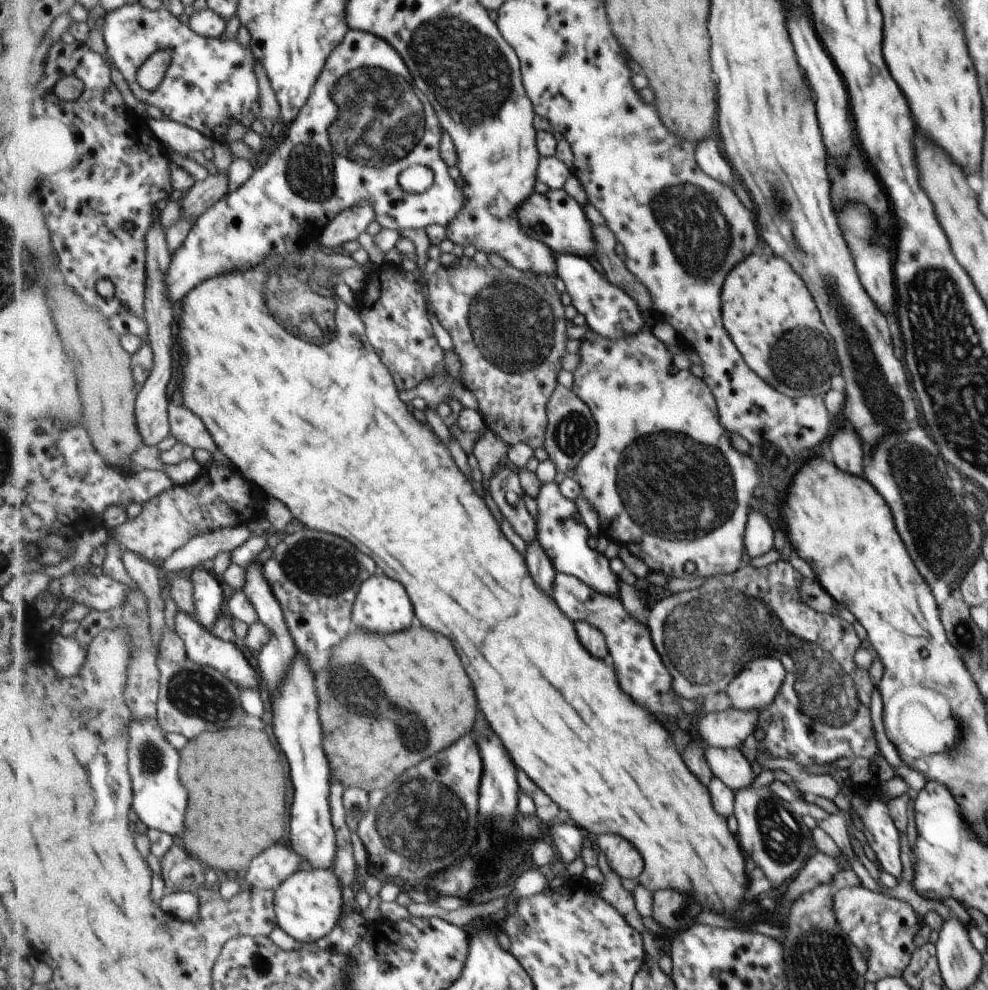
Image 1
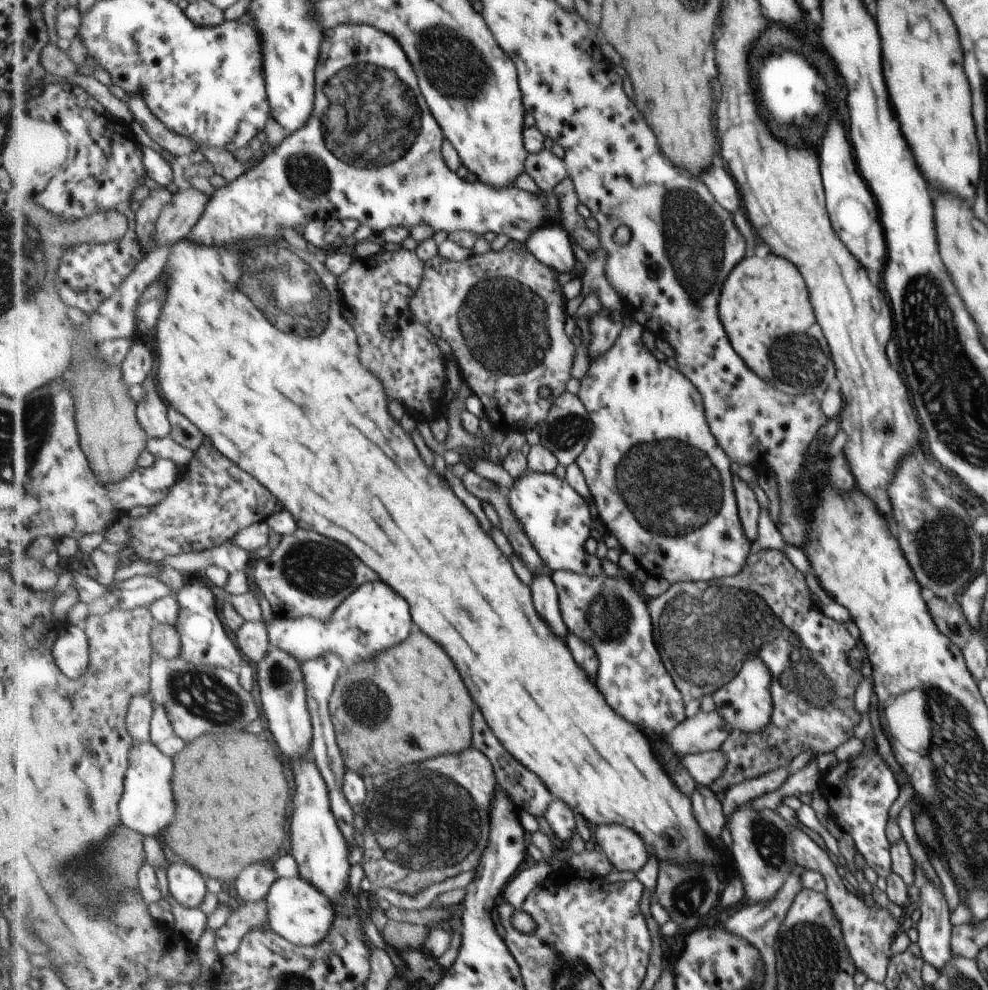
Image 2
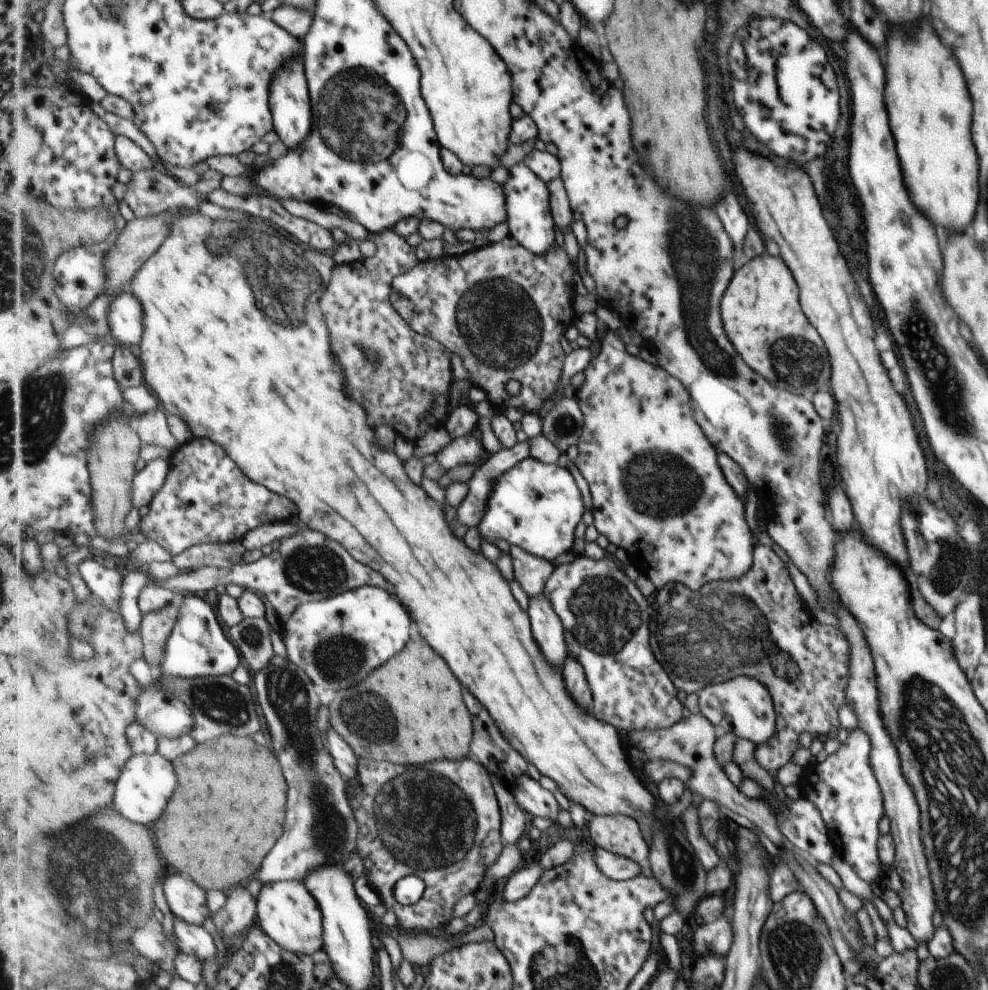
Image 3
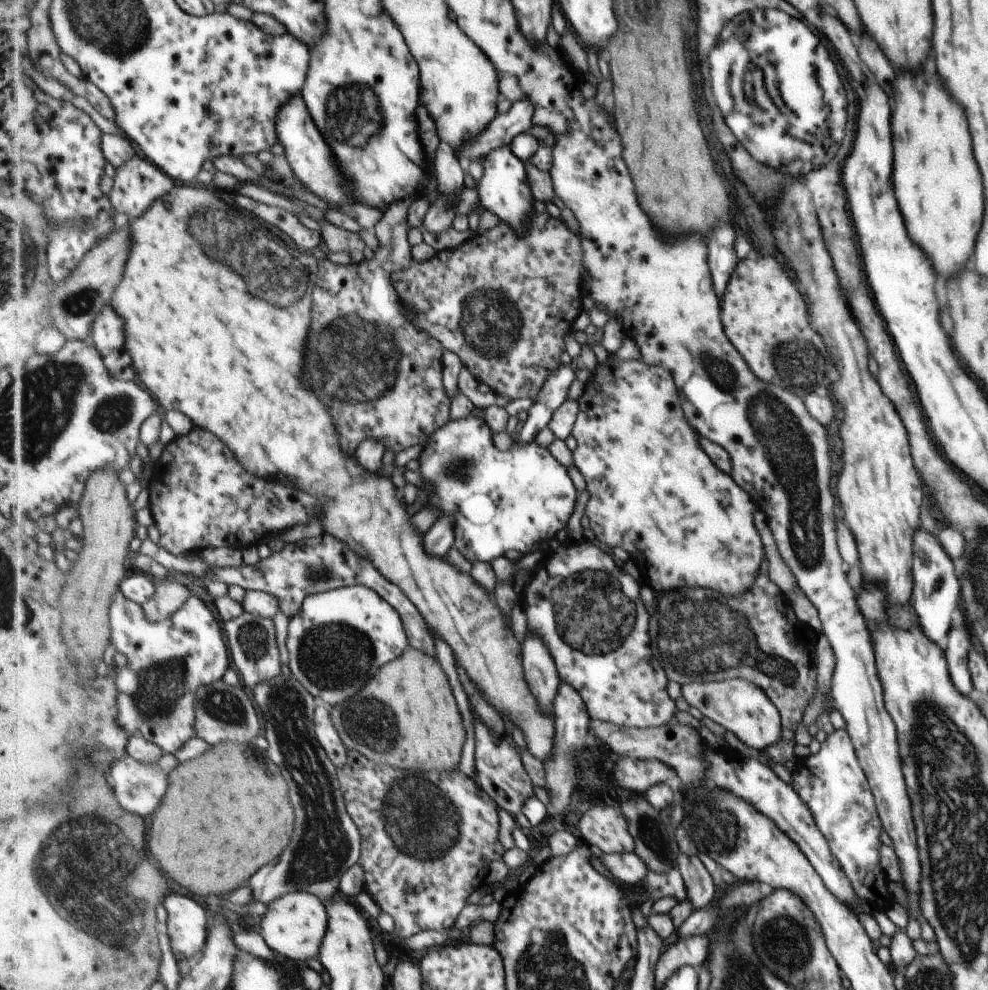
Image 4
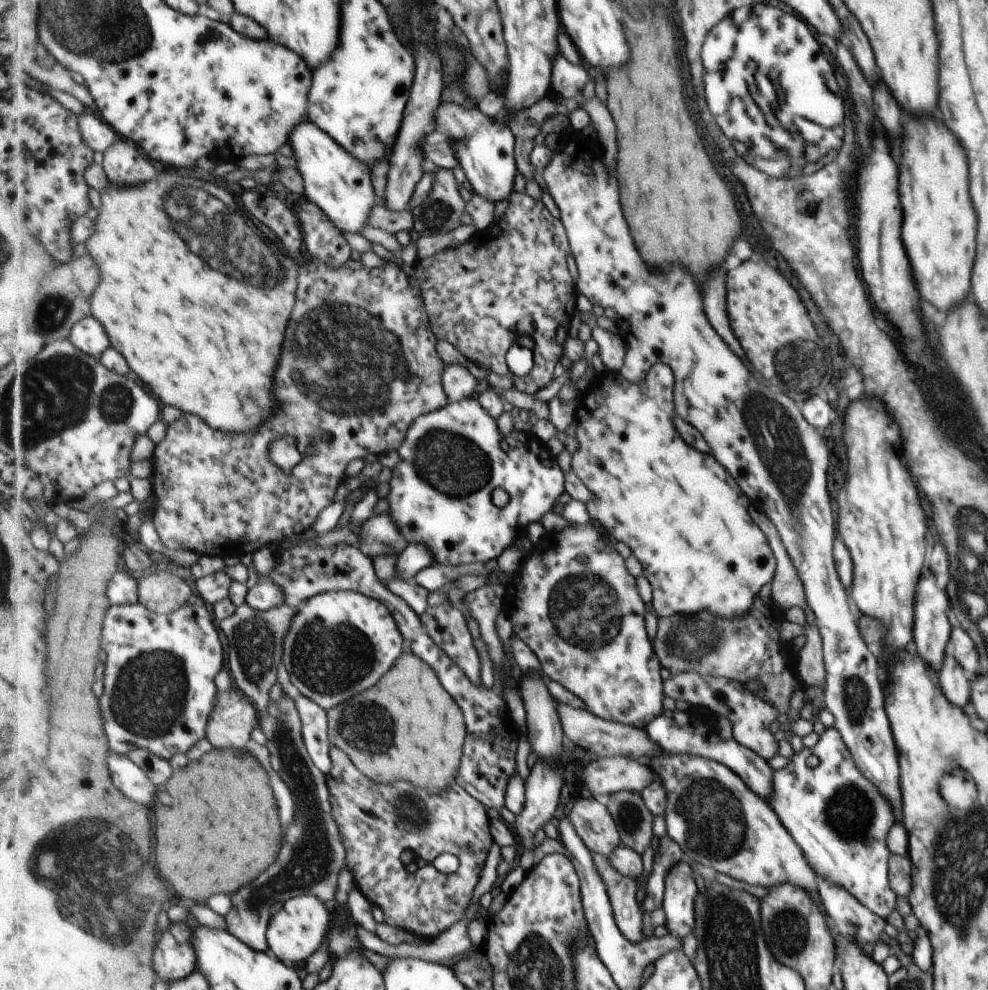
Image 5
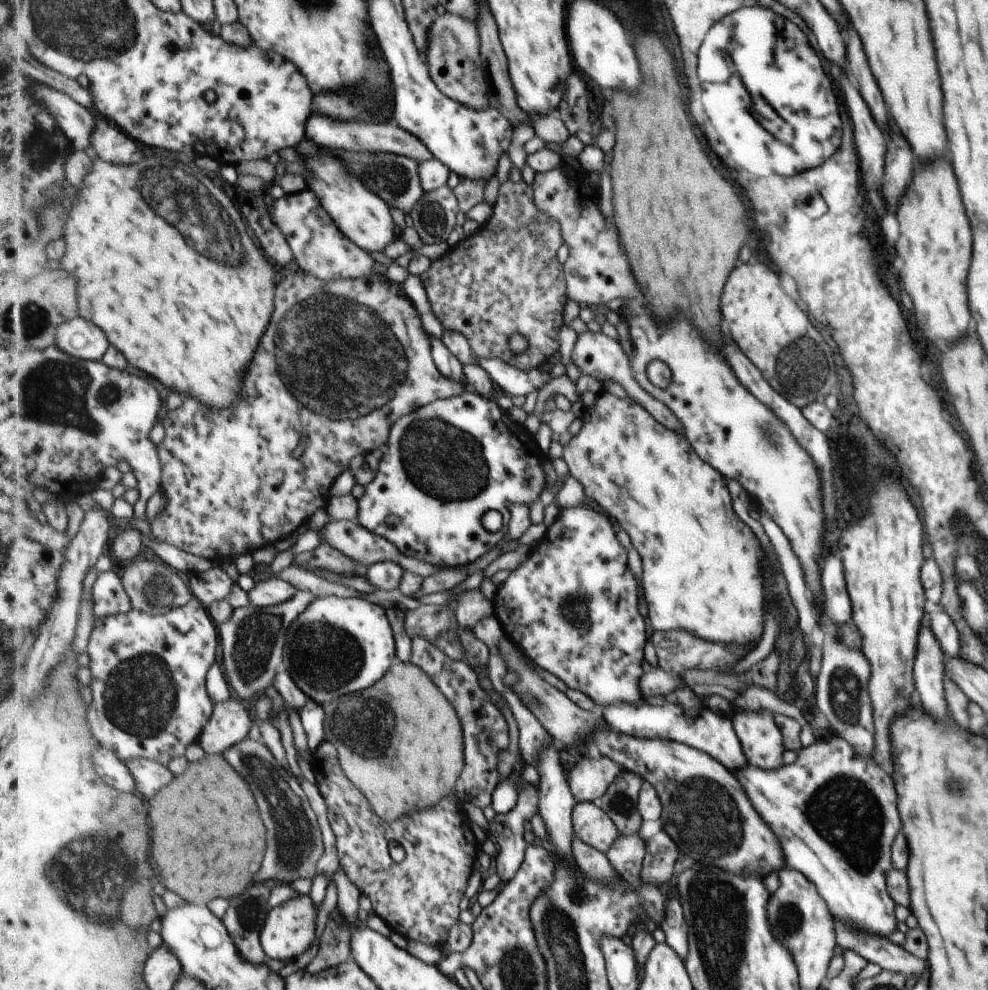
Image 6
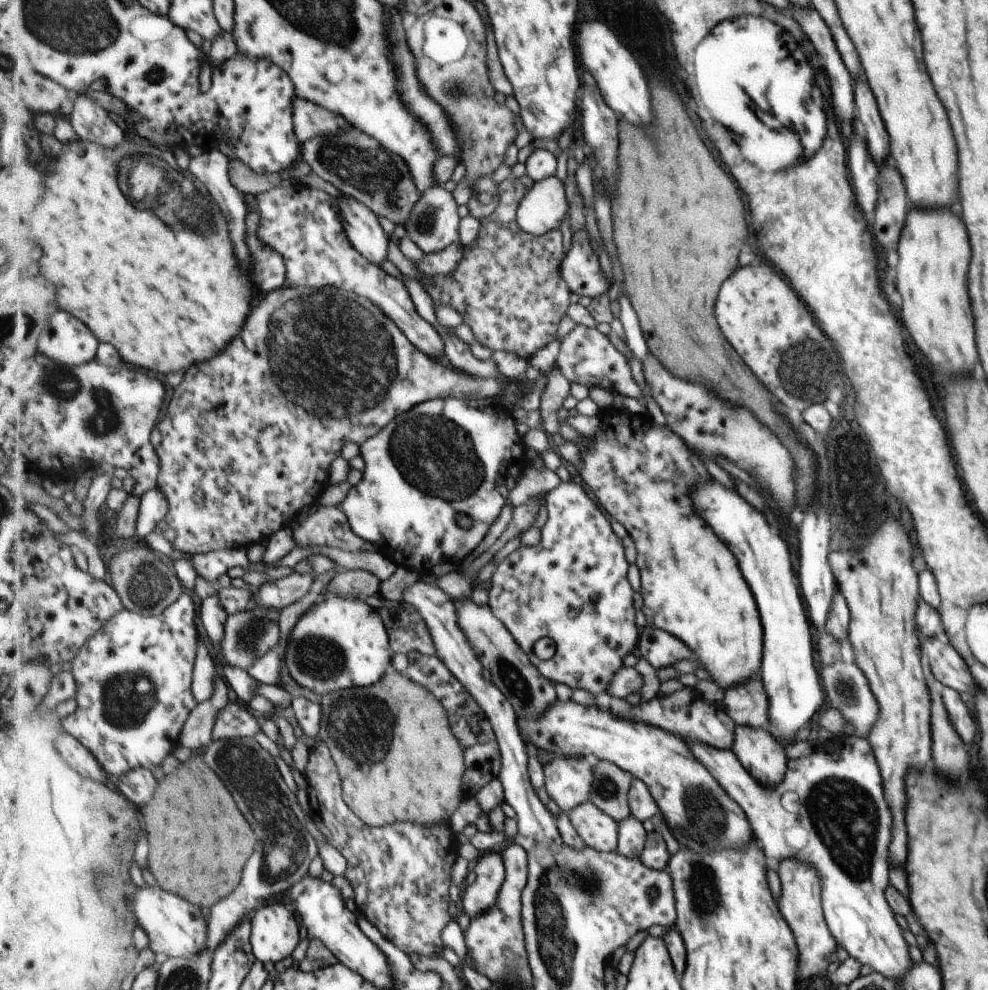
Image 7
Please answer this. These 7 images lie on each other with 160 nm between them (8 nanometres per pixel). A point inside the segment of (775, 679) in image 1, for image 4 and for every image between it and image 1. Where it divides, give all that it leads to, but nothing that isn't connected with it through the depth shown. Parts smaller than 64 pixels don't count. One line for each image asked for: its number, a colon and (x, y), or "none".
2: (745, 702)
3: (742, 706)
4: (739, 706)

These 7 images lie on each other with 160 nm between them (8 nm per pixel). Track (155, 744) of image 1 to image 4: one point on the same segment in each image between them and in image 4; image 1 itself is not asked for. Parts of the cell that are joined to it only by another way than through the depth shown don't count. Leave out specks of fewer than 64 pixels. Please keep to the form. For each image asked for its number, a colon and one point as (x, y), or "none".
2: (148, 806)
3: (147, 782)
4: (139, 788)

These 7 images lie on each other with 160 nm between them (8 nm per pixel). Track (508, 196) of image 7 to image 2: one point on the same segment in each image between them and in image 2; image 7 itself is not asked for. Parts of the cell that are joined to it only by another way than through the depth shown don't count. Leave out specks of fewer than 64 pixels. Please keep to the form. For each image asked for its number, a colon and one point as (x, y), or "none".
2: (504, 313)
3: (504, 310)
4: (504, 304)
5: (512, 279)
6: (506, 279)

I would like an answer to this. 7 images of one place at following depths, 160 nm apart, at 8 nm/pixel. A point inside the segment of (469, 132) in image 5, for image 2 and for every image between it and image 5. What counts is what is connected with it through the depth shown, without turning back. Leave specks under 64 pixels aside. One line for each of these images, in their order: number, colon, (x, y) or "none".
2: (550, 244)
3: (531, 221)
4: (504, 189)

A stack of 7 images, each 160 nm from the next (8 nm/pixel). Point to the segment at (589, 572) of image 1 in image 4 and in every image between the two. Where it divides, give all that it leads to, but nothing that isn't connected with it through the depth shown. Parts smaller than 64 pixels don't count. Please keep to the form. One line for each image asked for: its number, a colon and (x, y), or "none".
2: (557, 520)
3: (537, 506)
4: (510, 500)

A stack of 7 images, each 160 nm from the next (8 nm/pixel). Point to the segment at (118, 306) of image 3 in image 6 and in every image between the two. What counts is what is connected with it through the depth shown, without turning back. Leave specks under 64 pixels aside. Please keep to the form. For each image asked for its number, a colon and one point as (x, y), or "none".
4: (108, 334)
5: (89, 336)
6: (79, 337)

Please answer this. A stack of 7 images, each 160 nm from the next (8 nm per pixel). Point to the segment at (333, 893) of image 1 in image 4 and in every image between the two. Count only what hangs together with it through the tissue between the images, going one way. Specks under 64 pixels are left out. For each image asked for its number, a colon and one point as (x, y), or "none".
2: (298, 910)
3: (287, 910)
4: (295, 926)

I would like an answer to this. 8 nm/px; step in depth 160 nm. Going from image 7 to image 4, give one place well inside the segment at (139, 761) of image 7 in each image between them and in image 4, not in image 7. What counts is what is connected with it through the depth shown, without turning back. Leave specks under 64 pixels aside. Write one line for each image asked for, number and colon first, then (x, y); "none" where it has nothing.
4: (168, 661)
5: (160, 689)
6: (149, 672)

